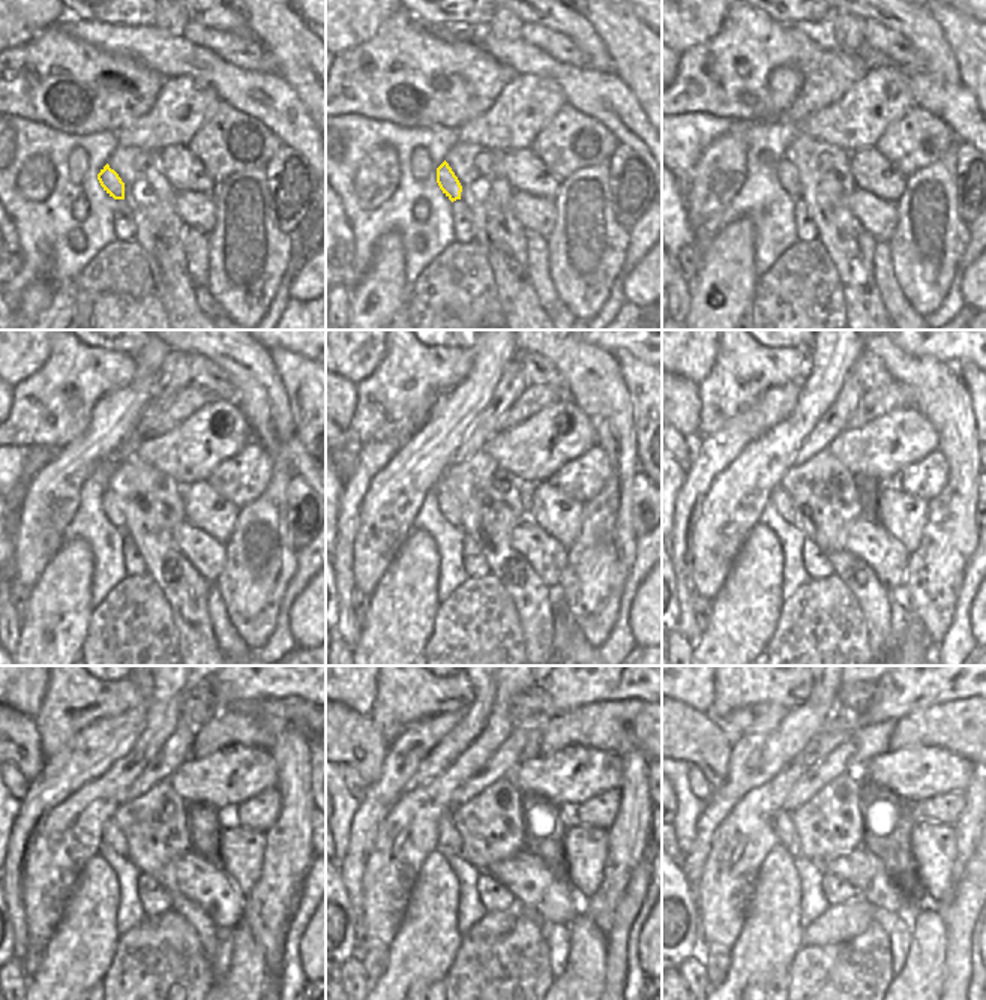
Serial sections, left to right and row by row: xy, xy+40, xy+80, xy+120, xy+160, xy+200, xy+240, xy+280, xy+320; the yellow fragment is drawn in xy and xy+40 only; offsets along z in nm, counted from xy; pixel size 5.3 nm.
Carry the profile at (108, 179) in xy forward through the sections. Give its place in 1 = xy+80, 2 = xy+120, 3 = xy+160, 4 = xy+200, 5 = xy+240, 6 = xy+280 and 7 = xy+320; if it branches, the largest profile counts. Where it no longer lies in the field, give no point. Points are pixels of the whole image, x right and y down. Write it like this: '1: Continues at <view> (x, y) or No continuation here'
1: Continues at xy+80 (785, 171)
2: Continues at xy+120 (113, 508)
3: Continues at xy+160 (447, 504)
4: Continues at xy+200 (781, 500)
5: Continues at xy+240 (111, 835)
6: Continues at xy+280 (449, 837)
7: Continues at xy+320 (787, 835)

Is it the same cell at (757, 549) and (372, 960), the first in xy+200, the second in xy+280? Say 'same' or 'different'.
different

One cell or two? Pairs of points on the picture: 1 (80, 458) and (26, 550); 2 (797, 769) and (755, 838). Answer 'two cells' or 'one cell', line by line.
1: one cell
2: one cell

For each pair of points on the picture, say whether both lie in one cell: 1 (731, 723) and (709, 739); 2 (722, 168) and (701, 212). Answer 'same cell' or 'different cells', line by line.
1: different cells
2: same cell

